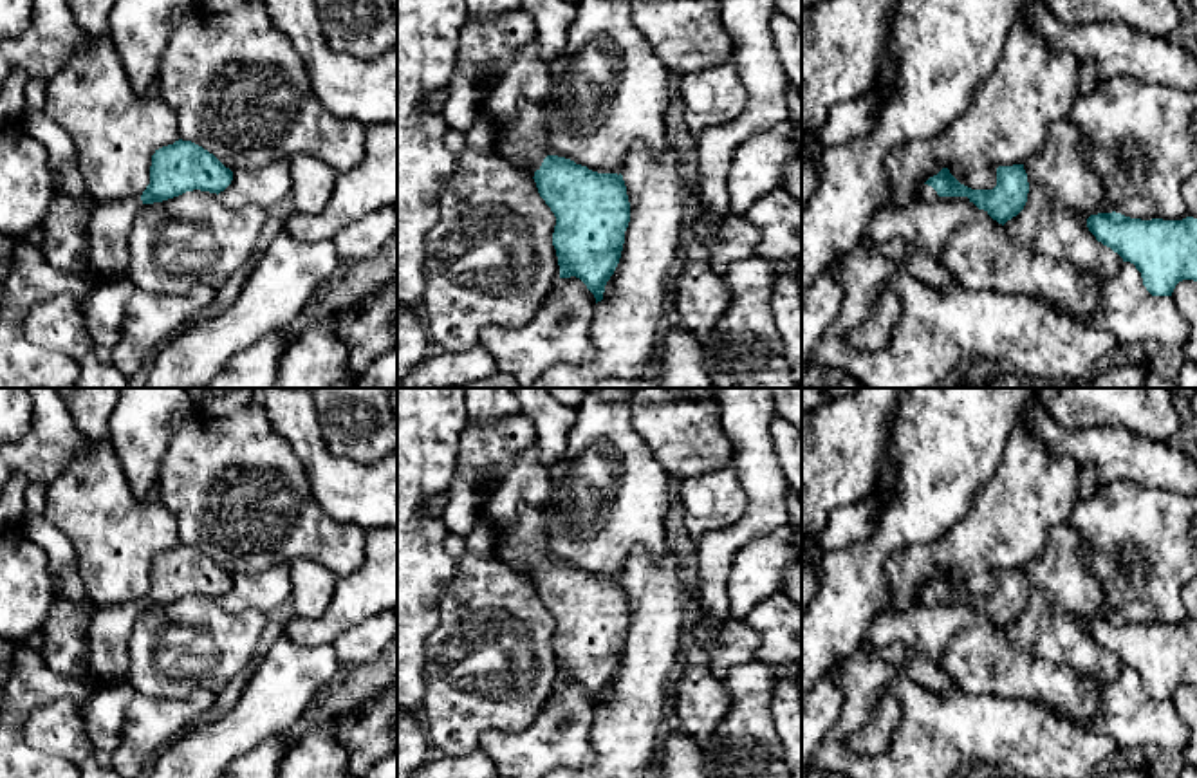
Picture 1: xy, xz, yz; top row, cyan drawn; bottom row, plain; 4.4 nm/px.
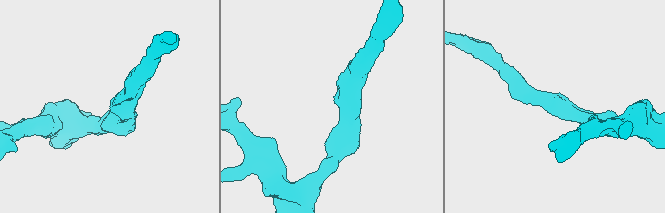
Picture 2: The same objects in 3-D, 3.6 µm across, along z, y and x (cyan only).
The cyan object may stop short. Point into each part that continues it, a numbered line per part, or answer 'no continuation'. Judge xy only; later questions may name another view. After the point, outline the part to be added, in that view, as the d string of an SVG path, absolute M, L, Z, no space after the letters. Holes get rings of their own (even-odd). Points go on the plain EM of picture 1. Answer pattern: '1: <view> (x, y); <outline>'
1: xy (111, 627); M141 599L96 607L88 625L90 670L103 684L128 681L128 643Z

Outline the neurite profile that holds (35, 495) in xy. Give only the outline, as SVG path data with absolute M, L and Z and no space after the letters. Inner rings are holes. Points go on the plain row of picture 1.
M27 486L25 489L25 511L29 514L42 514L45 509L47 486Z

